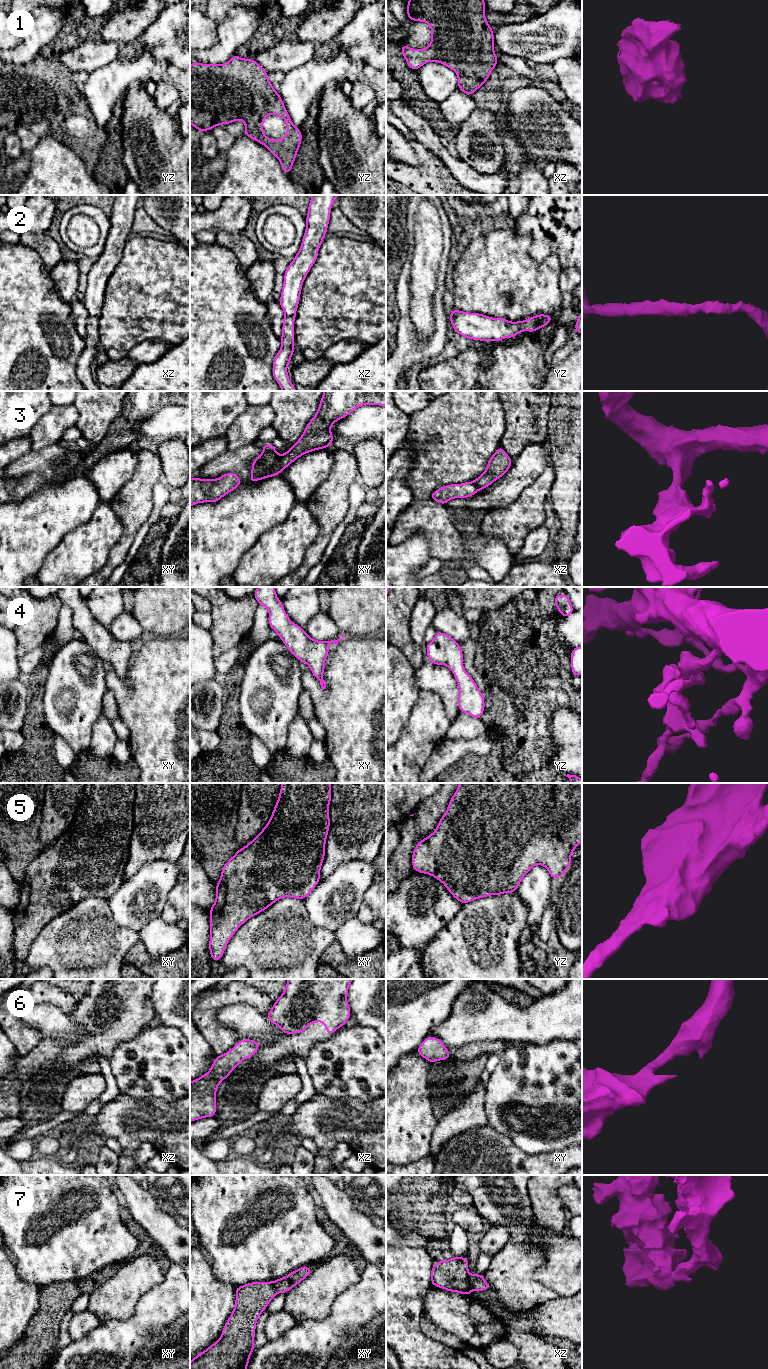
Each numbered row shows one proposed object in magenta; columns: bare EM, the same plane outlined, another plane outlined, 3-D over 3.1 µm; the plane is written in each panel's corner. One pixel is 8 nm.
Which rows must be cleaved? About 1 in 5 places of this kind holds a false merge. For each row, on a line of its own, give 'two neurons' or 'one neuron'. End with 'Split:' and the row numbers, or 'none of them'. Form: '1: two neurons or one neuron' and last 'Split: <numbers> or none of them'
1: one neuron
2: one neuron
3: two neurons
4: one neuron
5: one neuron
6: one neuron
7: one neuron
Split: 3

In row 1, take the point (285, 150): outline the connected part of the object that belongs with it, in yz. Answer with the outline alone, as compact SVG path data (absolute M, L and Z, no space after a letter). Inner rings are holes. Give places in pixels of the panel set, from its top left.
M236 54L225 64L200 64L198 61L191 64L190 124L204 132L237 120L245 122L244 134L267 147L281 163L283 172L289 175L302 142L302 133L293 124L281 96L268 80L268 72L256 60ZM268 115L277 115L285 120L287 132L280 141L269 140L263 132L263 121Z

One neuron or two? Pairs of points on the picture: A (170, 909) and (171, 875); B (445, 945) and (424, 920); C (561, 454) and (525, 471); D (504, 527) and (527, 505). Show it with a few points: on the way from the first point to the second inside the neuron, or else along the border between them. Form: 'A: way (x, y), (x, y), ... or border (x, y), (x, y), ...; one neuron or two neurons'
A: border (179, 880), (168, 893), (162, 911); two neurons
B: border (452, 918), (428, 944), (423, 955); two neurons
C: border (545, 441), (549, 451); two neurons
D: way (510, 522), (521, 511); one neuron

